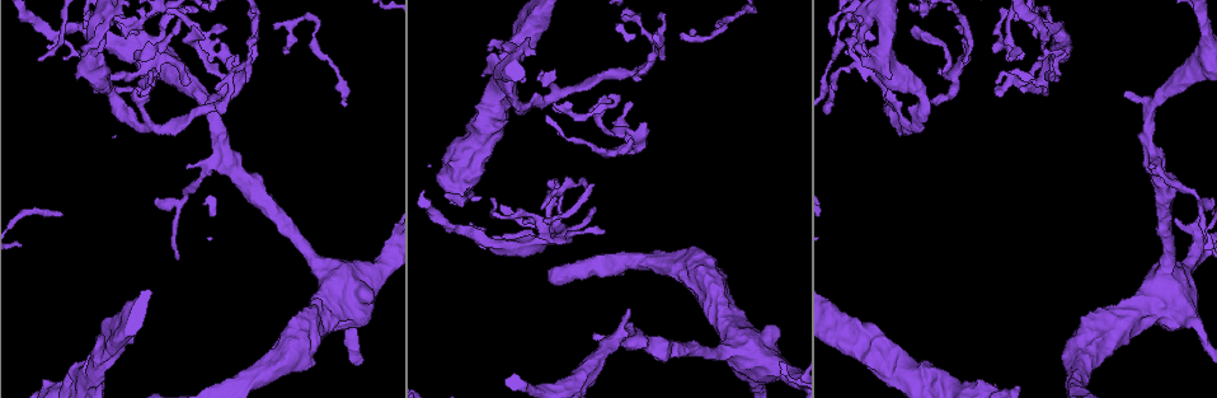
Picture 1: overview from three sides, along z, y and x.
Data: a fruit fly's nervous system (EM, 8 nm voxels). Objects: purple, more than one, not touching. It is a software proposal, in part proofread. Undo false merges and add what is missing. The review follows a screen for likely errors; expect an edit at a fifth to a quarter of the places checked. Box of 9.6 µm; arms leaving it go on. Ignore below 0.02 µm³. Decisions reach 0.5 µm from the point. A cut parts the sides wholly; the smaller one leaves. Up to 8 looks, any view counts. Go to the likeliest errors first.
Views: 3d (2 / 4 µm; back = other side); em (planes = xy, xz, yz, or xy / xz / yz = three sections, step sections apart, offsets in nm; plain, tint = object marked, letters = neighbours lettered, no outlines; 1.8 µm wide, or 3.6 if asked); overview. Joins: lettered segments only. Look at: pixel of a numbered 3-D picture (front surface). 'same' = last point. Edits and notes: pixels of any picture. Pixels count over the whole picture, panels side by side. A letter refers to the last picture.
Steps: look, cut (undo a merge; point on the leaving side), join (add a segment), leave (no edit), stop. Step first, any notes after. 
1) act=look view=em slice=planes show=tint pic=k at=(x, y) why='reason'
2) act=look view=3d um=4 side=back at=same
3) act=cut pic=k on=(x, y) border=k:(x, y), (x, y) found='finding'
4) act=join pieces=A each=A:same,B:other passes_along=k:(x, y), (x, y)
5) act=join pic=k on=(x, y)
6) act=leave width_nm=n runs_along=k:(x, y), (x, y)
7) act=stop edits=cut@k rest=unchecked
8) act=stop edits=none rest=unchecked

act=look view=em slice=planes show=letters pic=1 at=(247, 64) why='three-way junction'

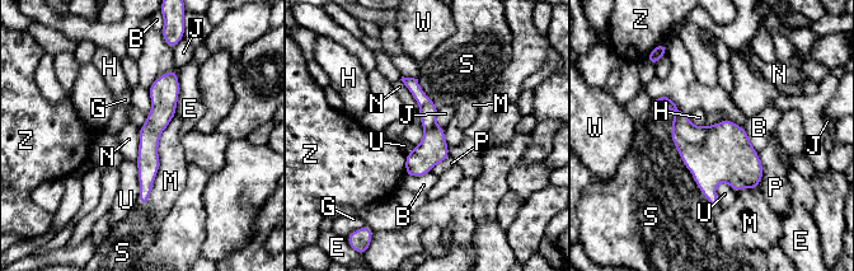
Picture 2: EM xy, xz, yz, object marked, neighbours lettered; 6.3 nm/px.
act=leave each=B:other,E:other,G:other,H:other,J:other,M:other,N:other,P:other,S:other,U:other,W:other,Z:other runs_along=2:(174, 74), (149, 132), (141, 201) found='continuous, no second neuron'

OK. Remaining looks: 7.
act=look view=em slice=xy step=4 show=tint pic=1 at=(541, 244) why='four or more arms meet'

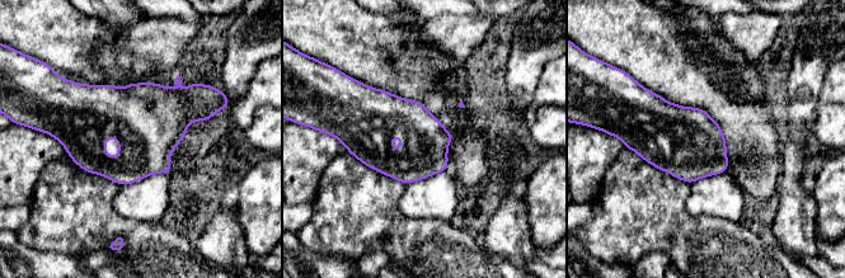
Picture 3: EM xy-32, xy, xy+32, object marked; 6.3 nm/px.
act=look view=em slice=planes show=letters at=same why='cut it another way'

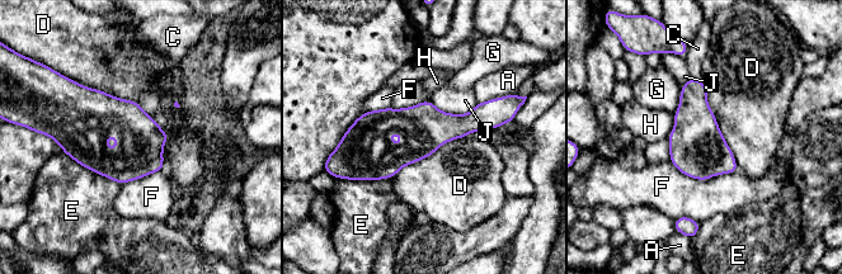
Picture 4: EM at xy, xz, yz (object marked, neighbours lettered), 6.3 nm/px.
act=leave each=A:other,C:other,D:other,E:other,F:other,G:other,H:other,J:other border=4:(75, 81), (156, 122), (163, 170) found='all the same neuron'

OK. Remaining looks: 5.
act=look view=em slice=planes show=plain pic=1 at=(50, 37) why='abrupt turn'

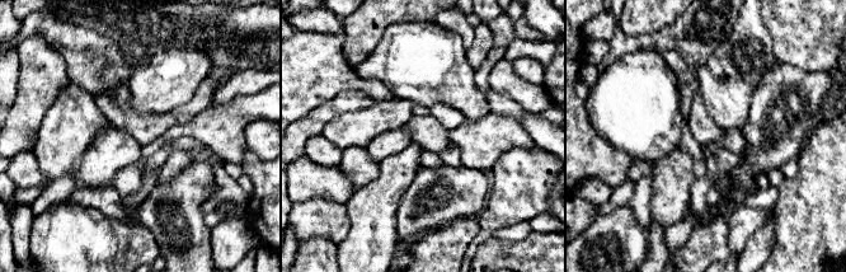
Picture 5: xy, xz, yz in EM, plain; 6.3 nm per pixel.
act=look view=em slice=planes show=tint at=same why='where the object lies'

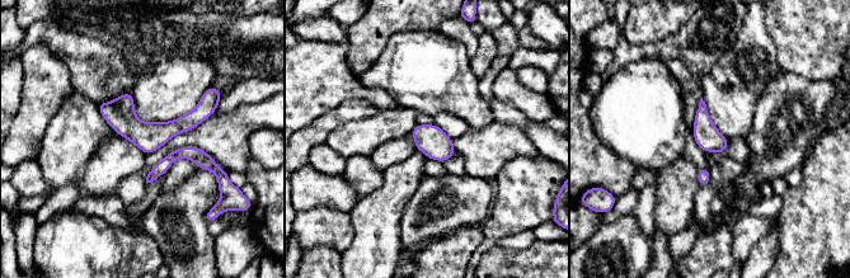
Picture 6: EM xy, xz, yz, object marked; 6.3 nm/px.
act=look view=em slice=planes show=letters at=same

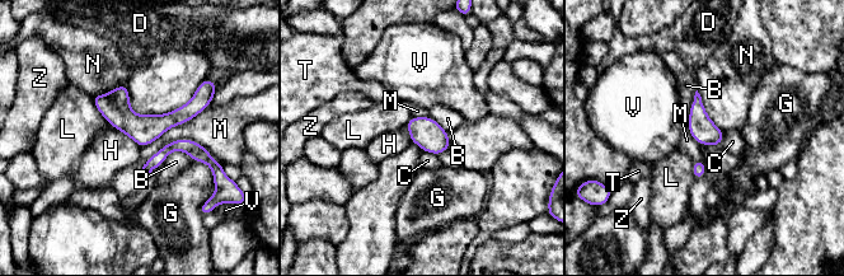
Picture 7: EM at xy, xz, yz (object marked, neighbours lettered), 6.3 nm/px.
act=leave each=B:other,C:other,D:other,G:other,H:other,L:other,M:other,N:other,T:other,V:other,Z:other runs_along=7:(202, 94), (164, 122), (97, 102) found='continuous, no second neuron'

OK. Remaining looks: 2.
act=stop edits=none rest=unchecked

